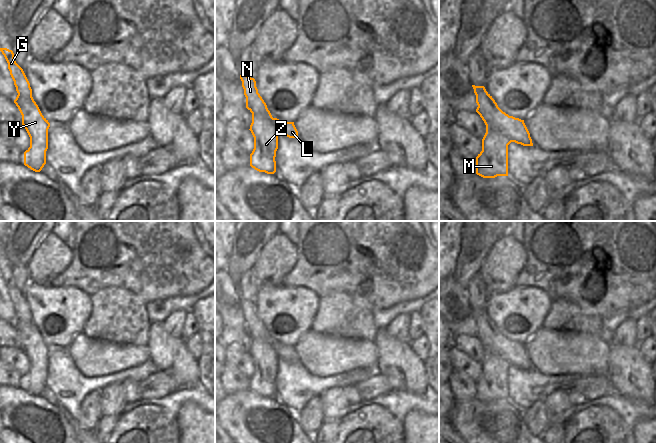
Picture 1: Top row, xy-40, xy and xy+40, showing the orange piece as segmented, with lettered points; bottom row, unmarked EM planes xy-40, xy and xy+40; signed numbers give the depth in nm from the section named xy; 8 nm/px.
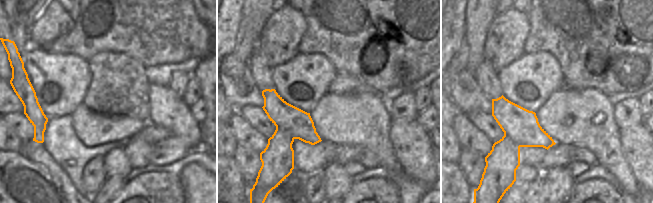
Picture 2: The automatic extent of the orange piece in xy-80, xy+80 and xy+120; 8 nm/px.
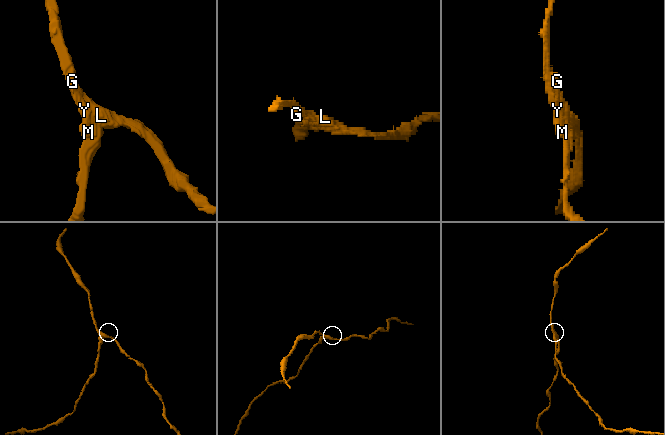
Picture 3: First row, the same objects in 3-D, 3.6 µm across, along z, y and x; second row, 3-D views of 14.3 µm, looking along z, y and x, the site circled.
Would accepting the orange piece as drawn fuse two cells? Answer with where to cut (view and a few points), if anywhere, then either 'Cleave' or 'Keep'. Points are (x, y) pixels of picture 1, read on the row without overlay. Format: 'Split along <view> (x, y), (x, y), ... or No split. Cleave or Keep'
Split along xy+40 (493, 325), (488, 339), (488, 348), (512, 365). Cleave

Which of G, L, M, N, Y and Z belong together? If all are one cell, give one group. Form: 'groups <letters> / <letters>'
groups G M N Y Z / L

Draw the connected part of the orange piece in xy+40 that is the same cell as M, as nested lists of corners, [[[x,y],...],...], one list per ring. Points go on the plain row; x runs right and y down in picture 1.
[[[472,309],[478,329],[476,336],[486,349],[482,375],[476,381],[476,398],[483,402],[508,400],[508,369],[512,366],[501,356],[488,349],[488,339],[495,324],[484,310]]]

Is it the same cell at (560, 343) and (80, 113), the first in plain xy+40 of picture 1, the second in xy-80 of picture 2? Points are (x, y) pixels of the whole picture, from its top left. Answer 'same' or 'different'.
same

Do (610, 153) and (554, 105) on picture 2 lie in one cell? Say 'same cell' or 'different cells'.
same cell

